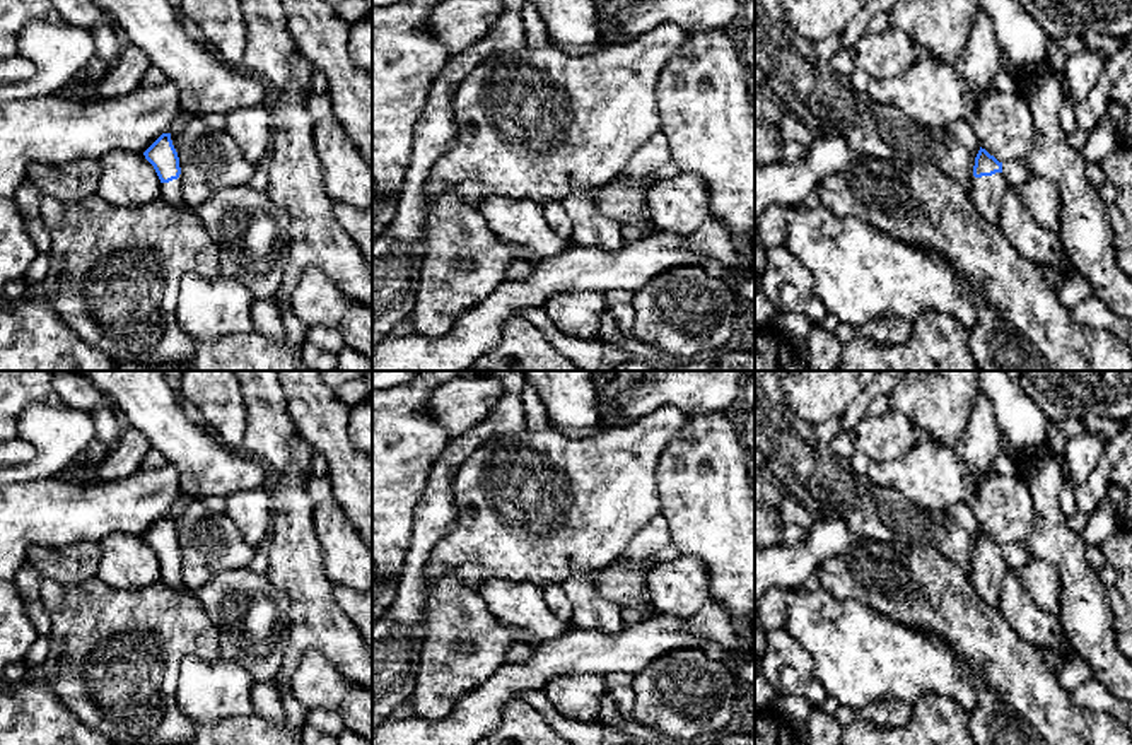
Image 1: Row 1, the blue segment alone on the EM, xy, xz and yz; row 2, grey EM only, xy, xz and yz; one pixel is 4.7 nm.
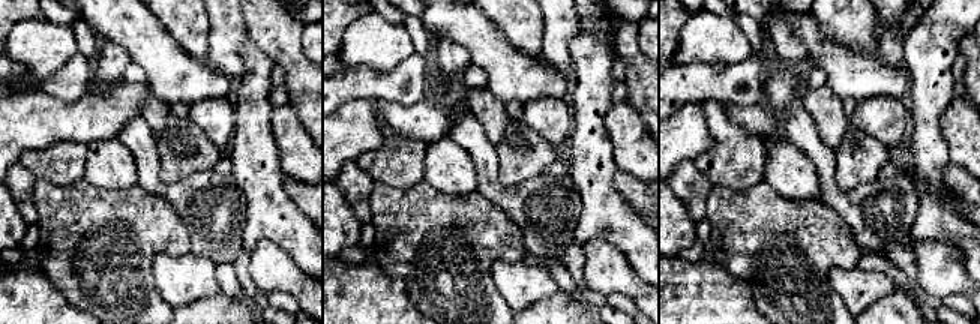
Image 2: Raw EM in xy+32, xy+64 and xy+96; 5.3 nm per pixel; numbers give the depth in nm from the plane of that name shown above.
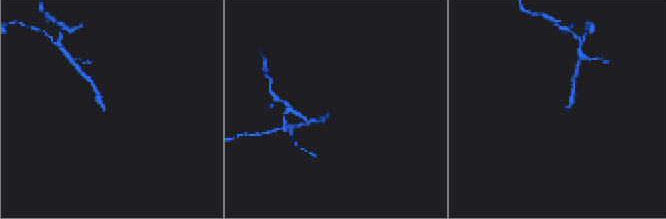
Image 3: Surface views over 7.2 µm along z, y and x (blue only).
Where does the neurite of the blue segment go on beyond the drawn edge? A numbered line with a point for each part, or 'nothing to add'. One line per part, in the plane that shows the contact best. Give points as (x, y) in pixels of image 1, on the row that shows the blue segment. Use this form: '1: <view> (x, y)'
1: yz (987, 192)

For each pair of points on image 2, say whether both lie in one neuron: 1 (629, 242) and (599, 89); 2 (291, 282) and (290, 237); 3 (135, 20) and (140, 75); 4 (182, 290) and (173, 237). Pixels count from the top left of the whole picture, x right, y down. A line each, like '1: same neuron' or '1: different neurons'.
1: same neuron
2: different neurons
3: different neurons
4: different neurons

